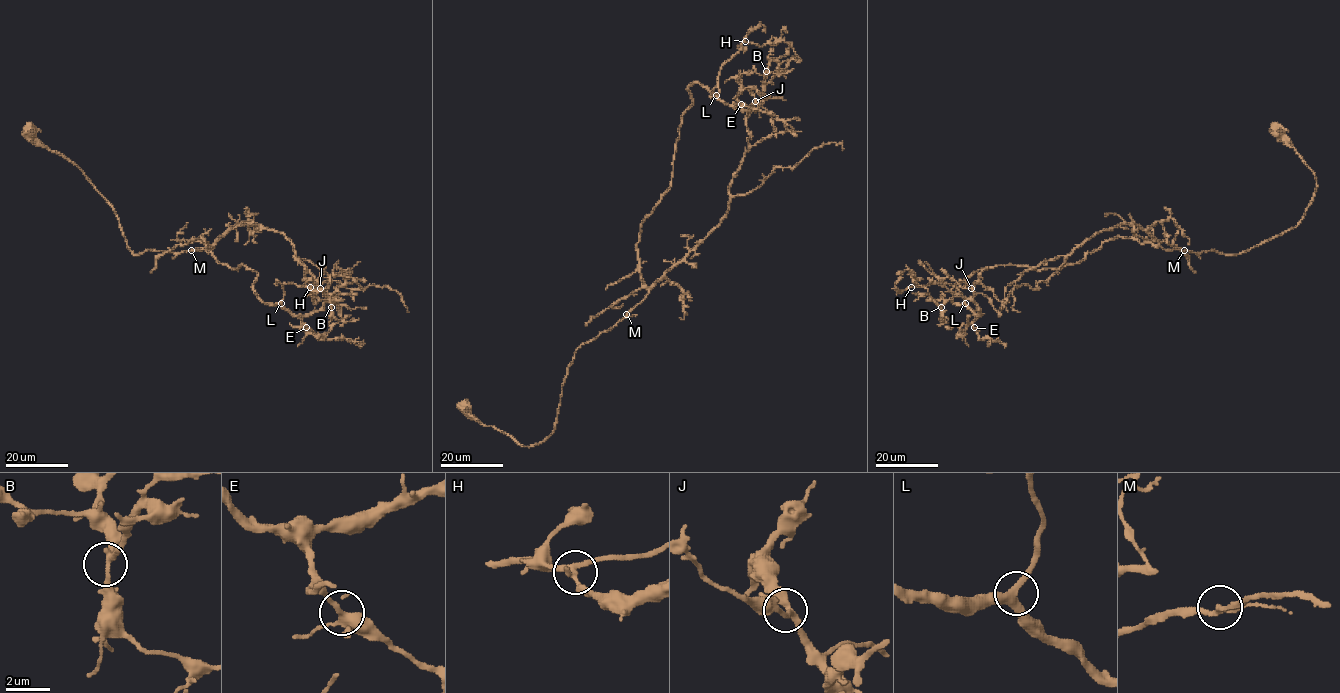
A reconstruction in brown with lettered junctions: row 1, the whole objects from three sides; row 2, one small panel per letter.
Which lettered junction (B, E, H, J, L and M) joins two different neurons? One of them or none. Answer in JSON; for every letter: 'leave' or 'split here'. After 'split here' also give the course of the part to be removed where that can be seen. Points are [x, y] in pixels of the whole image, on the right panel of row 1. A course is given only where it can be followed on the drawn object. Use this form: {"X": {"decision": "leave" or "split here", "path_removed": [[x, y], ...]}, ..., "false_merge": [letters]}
{"B": {"decision": "leave"}, "E": {"decision": "leave"}, "H": {"decision": "leave"}, "J": {"decision": "leave"}, "L": {"decision": "leave"}, "M": {"decision": "leave"}, "false_merge": []}

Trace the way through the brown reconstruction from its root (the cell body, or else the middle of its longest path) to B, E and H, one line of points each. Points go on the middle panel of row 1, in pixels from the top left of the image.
B: (464, 406), (522, 446), (553, 431), (575, 352), (648, 293), (636, 244), (688, 88), (755, 109), (766, 71)
E: (464, 406), (522, 446), (553, 431), (575, 352), (648, 293), (636, 244), (670, 185), (688, 88), (741, 104)
H: (464, 406), (522, 446), (553, 431), (575, 352), (648, 293), (636, 244), (688, 88), (717, 95), (745, 41)

